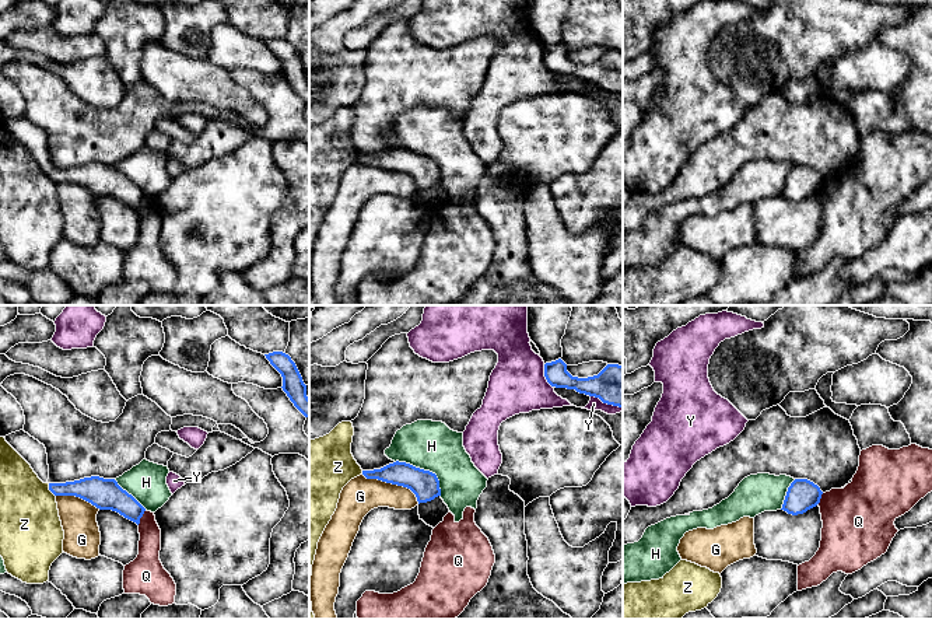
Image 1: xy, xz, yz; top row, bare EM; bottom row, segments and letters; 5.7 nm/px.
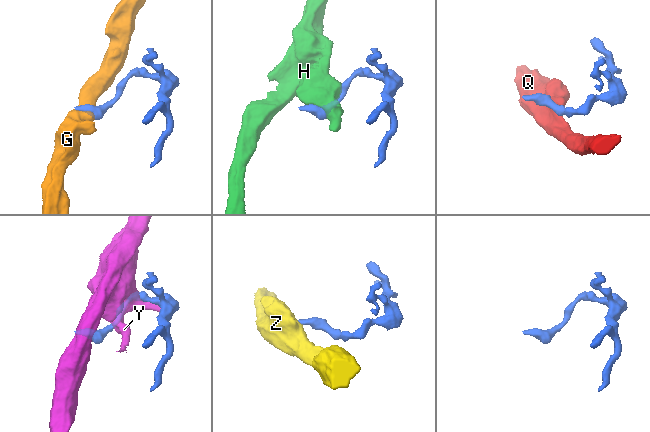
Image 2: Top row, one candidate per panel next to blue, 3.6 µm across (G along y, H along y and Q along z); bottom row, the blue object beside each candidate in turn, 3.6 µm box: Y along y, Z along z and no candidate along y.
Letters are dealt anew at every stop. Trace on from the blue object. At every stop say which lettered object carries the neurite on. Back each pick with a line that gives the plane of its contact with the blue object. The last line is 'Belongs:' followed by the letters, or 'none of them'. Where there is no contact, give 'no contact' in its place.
Belongs: none of them

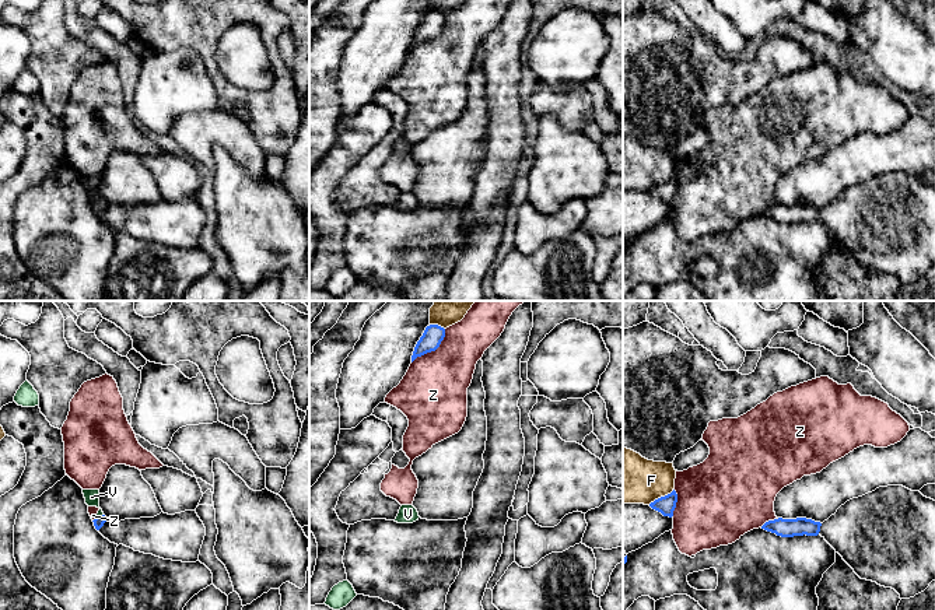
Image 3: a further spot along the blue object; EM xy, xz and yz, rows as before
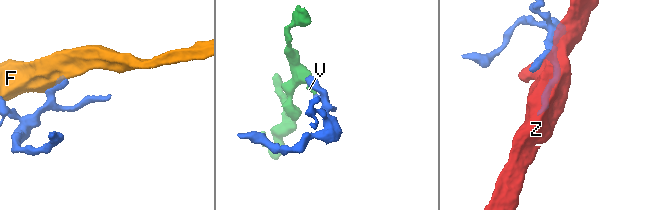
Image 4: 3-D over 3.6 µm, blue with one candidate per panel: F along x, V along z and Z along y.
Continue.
V: contact in xy
Belongs: V

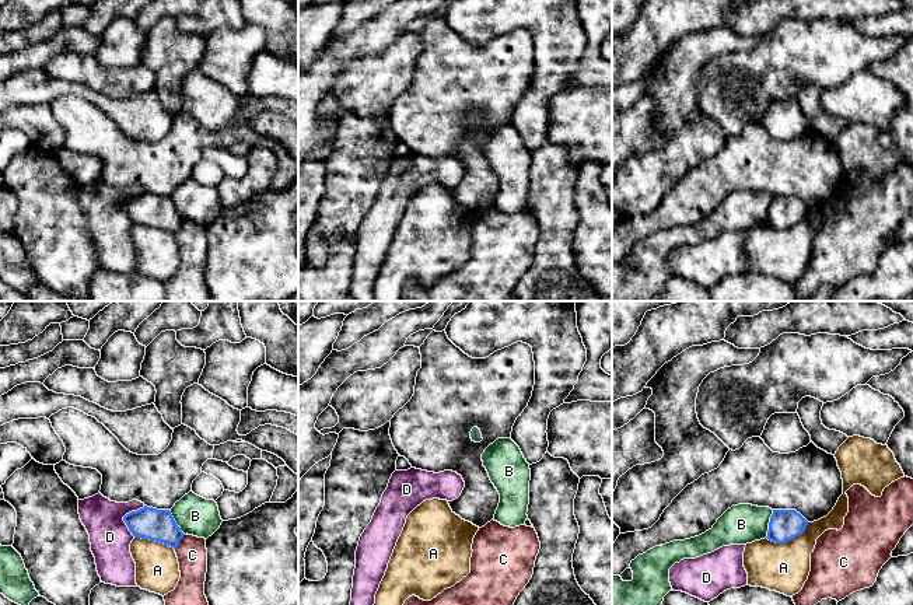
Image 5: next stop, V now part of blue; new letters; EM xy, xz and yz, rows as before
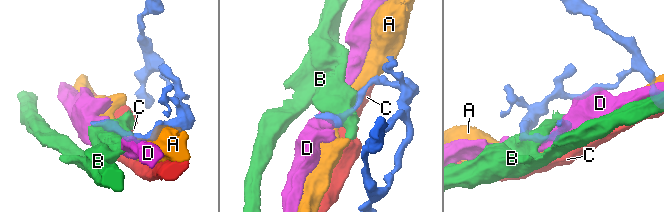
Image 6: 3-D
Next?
Belongs: none of them

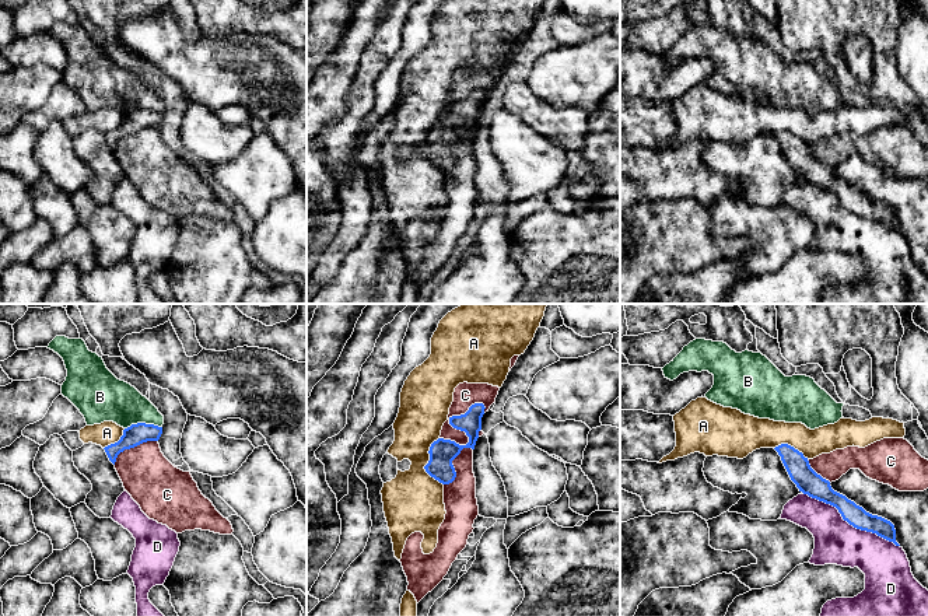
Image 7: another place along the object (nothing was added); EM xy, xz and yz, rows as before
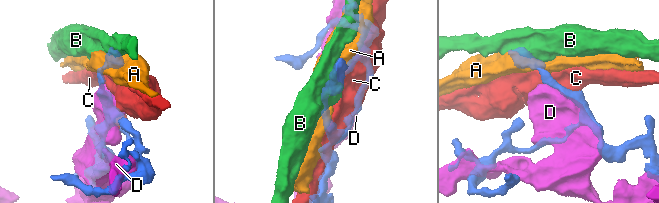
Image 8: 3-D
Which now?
B: contact in xy
Belongs: B

